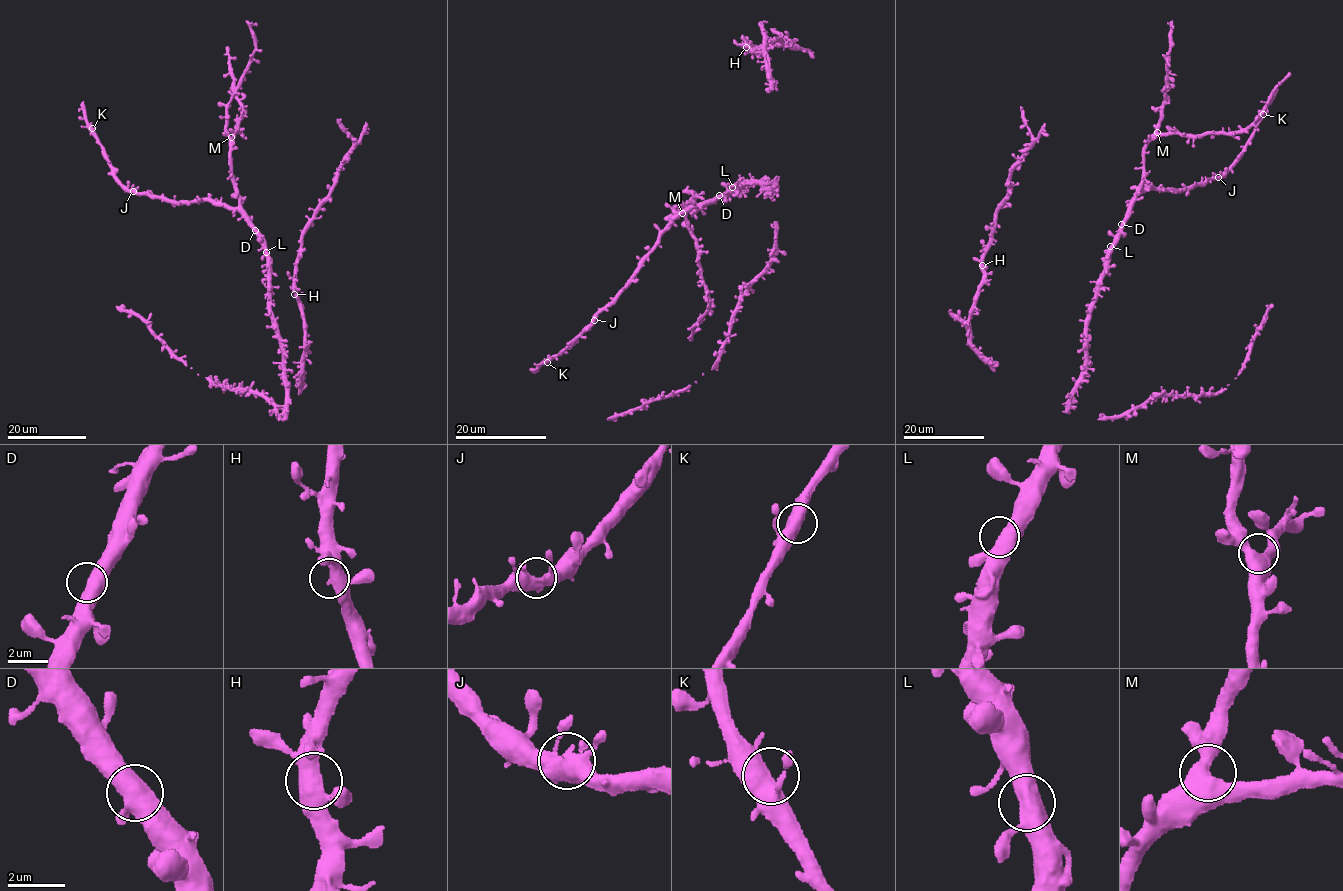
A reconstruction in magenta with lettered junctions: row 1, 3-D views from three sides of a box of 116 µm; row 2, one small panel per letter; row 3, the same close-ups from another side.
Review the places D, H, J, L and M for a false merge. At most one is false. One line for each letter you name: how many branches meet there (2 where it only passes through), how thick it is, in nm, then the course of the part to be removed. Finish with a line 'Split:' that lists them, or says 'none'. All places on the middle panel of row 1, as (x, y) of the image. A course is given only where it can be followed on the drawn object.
Split: none

